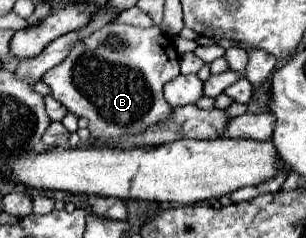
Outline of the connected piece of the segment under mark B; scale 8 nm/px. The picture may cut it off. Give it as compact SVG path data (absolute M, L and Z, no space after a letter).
M107 23L97 33L77 41L69 55L41 81L51 87L51 95L67 107L69 113L85 117L93 137L121 137L145 131L171 115L163 97L163 85L179 75L179 55L159 27L133 27Z

